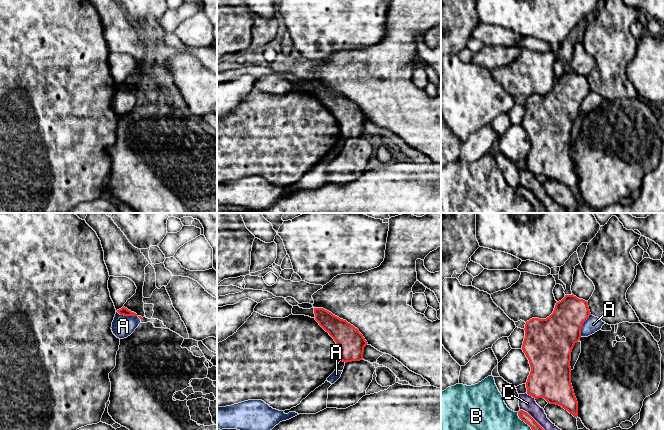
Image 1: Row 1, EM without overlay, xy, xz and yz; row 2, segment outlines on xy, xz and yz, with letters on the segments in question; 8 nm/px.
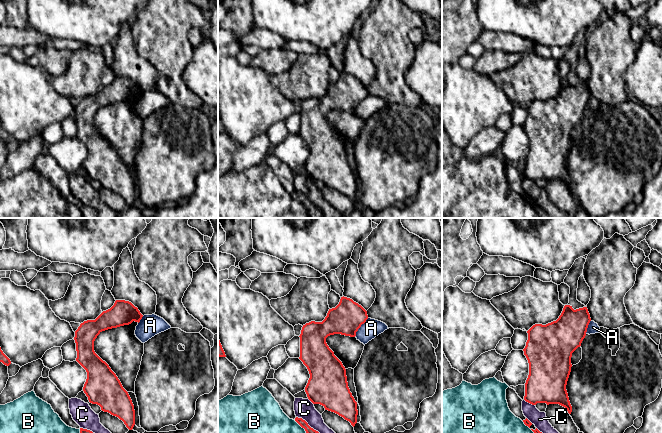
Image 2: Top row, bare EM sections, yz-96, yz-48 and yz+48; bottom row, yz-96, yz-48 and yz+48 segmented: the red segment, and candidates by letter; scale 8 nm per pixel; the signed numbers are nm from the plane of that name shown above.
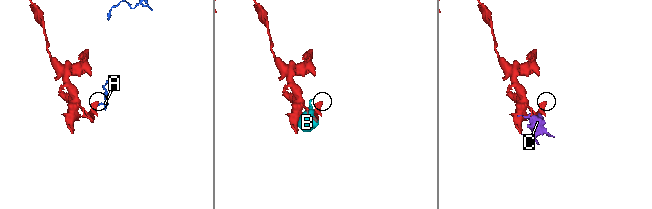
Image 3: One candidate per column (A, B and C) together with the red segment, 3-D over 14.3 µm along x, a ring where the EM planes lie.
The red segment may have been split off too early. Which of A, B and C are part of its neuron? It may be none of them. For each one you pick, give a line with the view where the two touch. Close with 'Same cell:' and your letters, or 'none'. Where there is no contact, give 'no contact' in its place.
Same cell: none

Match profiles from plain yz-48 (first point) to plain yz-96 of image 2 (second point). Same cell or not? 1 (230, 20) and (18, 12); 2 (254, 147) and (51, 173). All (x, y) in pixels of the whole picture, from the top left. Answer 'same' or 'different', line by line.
1: same
2: different

